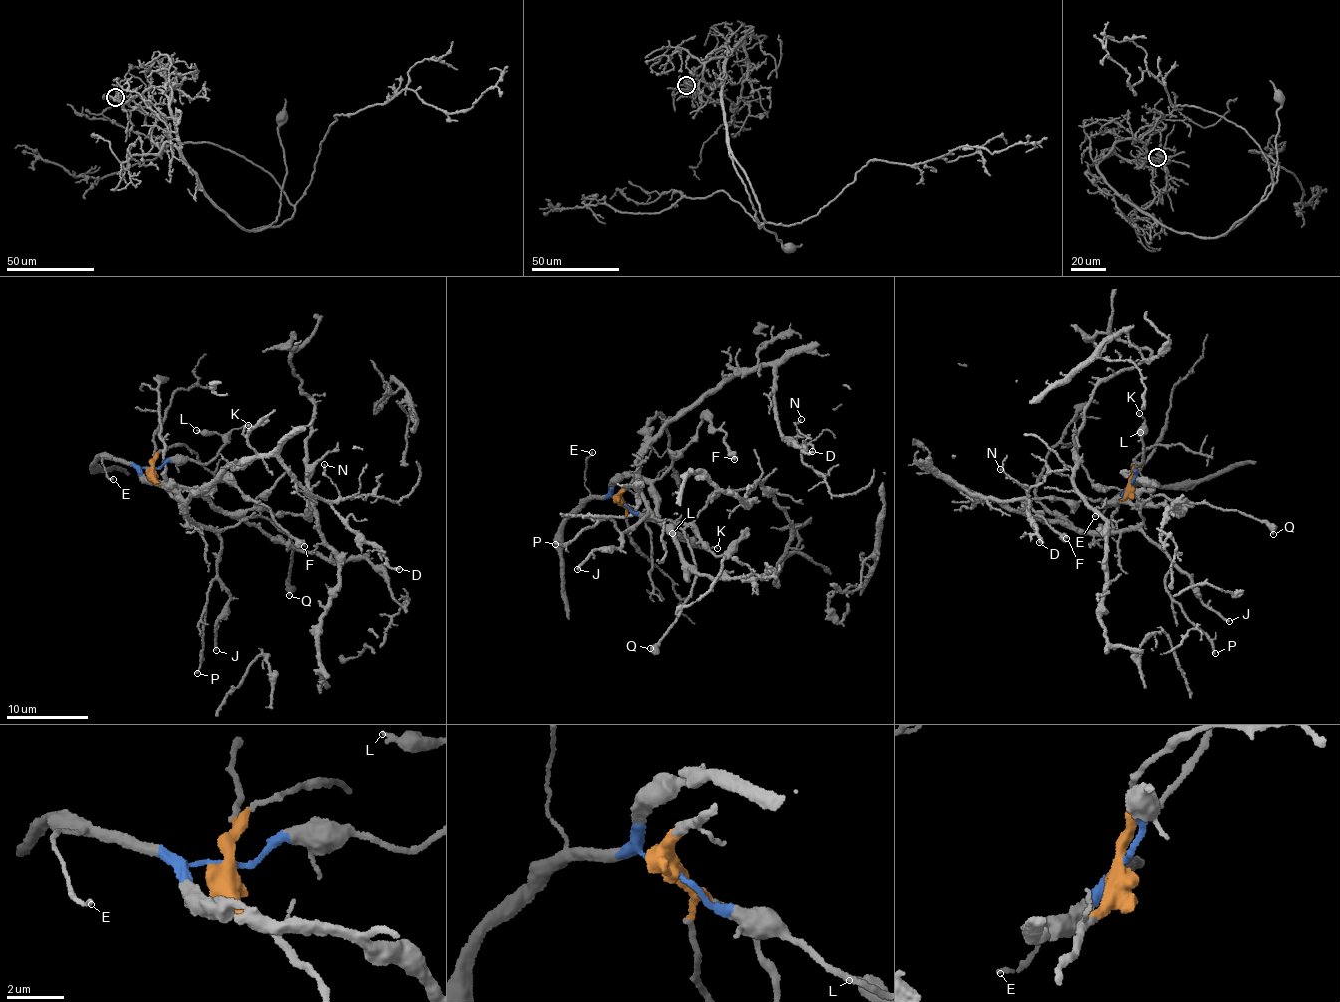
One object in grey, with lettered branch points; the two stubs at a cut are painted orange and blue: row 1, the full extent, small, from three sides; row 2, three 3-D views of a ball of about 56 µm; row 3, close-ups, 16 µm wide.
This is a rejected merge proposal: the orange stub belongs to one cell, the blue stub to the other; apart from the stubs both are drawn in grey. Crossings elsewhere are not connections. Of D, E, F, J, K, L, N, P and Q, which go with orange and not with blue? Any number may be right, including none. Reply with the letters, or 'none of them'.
D, J, N, P, Q

